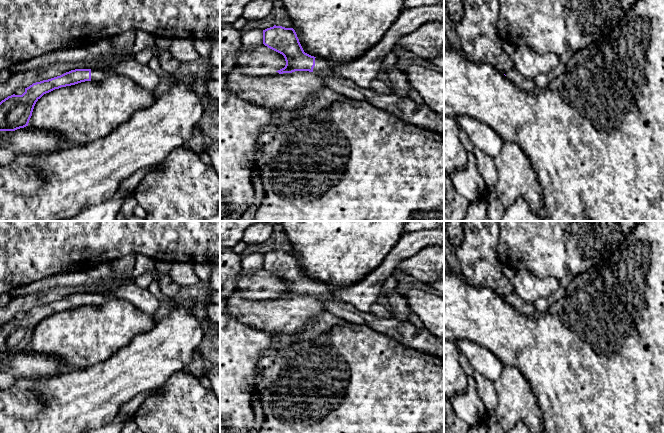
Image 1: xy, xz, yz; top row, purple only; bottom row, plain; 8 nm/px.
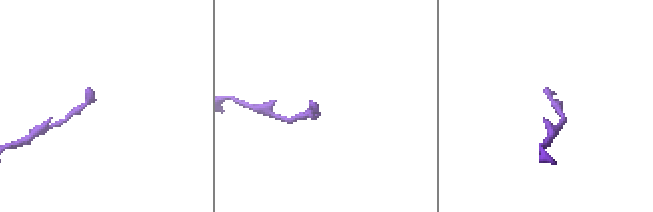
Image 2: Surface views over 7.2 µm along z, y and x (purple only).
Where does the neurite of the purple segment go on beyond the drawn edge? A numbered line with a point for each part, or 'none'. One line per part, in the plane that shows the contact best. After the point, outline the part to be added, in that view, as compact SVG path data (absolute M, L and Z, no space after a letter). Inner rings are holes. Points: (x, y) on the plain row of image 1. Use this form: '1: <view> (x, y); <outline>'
1: xz (422, 340); M315 282L313 297L325 301L325 311L350 323L365 325L384 333L392 340L403 343L421 353L444 358L444 341L433 336L426 328L419 329L413 323L401 323L396 318L379 318L374 313L358 310L349 303L335 300L332 289L321 282Z

